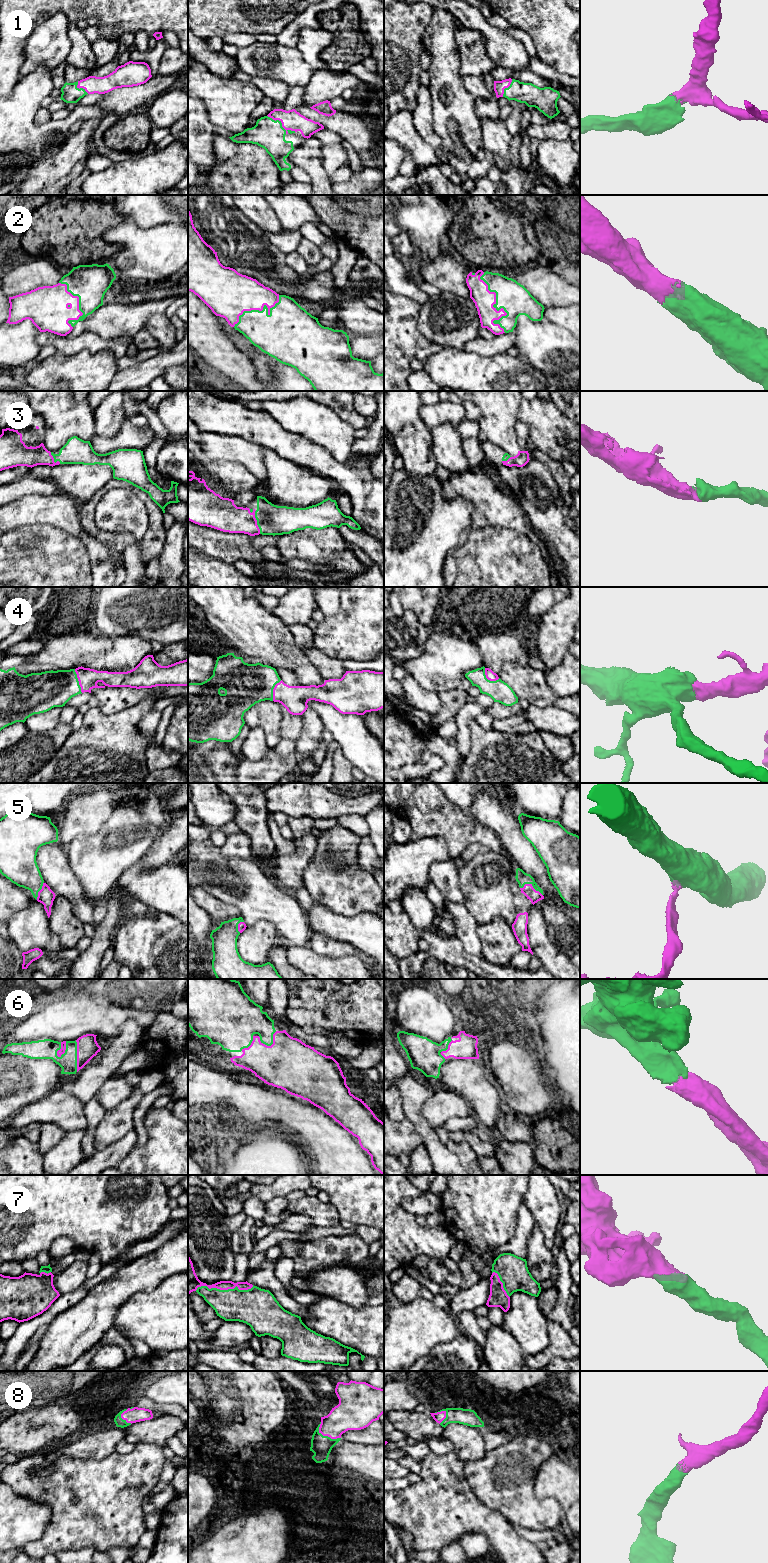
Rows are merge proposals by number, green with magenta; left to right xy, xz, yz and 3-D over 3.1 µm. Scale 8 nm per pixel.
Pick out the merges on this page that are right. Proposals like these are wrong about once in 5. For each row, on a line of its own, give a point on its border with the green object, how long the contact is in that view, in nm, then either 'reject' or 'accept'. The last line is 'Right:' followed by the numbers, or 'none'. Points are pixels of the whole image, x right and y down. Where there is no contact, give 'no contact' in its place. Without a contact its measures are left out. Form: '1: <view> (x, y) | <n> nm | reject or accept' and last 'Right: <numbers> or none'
1: xz (281, 124) | 260 nm | accept
2: yz (496, 309) | 500 nm | accept
3: xz (256, 519) | 220 nm | accept
4: xy (78, 681) | 200 nm | accept
5: yz (532, 885) | 200 nm | accept
6: xy (65, 1050) | 150 nm | accept
7: xz (224, 1290) | 480 nm | accept
8: xz (325, 1436) | 220 nm | accept
Right: 1, 2, 3, 4, 5, 6, 7, 8

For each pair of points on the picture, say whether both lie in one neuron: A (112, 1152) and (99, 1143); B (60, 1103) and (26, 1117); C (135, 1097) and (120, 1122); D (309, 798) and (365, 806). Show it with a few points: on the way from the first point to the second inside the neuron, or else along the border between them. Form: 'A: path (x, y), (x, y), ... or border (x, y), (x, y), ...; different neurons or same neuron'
A: border (125, 1134), (118, 1140), (96, 1151); different neurons
B: path (52, 1108), (34, 1113); same neuron
C: path (130, 1103), (121, 1116); same neuron
D: path (323, 803), (351, 806); same neuron

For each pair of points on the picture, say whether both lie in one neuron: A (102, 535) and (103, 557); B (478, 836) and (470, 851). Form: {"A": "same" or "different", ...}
{"A": "different", "B": "different"}

